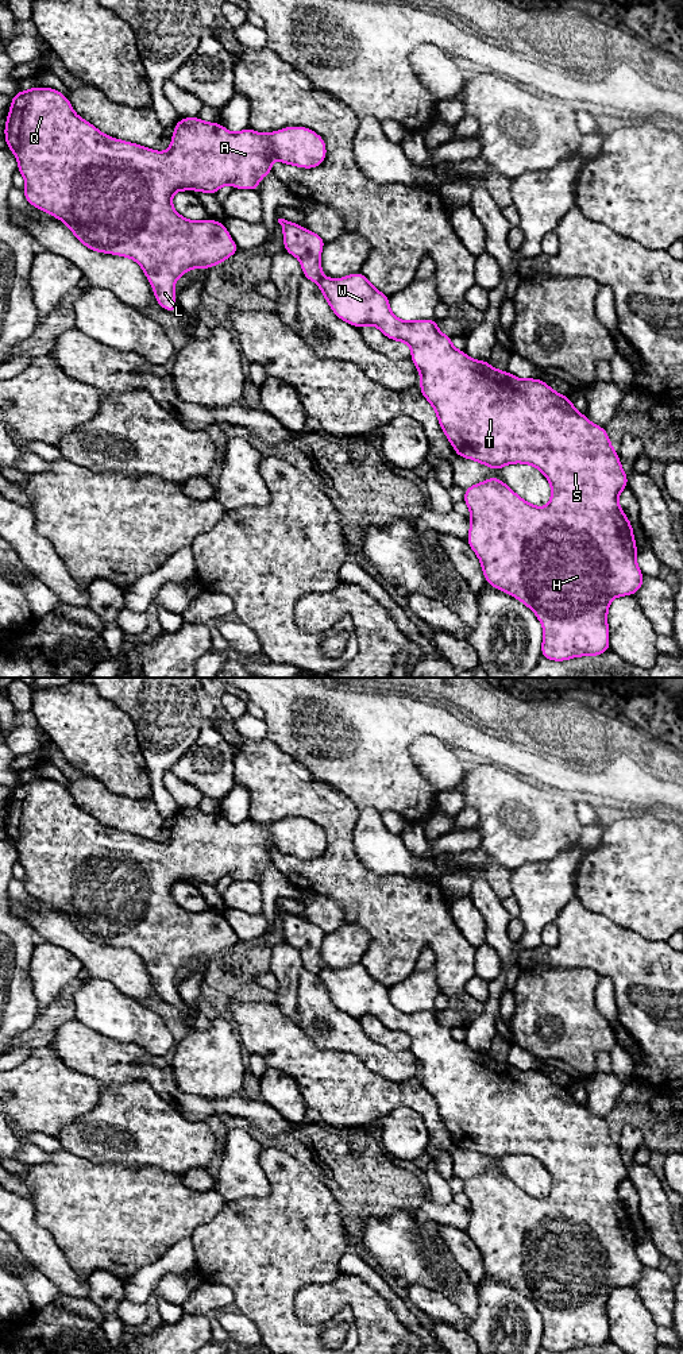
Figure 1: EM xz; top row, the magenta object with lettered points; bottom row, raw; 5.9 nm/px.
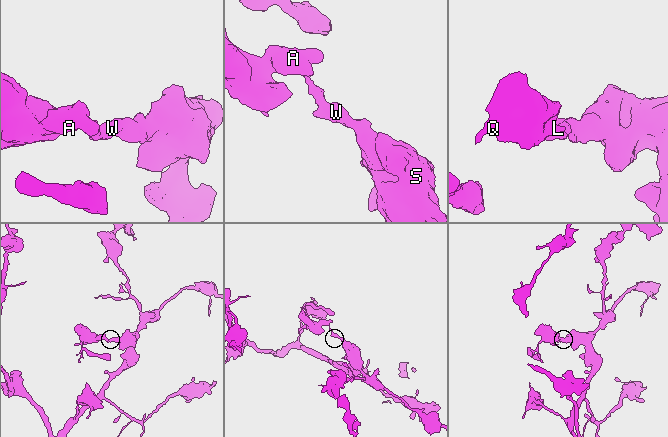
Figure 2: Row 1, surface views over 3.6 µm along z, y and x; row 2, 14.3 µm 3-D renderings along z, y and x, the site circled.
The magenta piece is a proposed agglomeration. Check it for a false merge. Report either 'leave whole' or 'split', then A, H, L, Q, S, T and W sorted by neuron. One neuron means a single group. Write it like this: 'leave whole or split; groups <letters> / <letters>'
split; groups A L Q / H S T W

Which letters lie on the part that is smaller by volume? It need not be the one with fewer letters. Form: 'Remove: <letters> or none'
Remove: A, L, Q

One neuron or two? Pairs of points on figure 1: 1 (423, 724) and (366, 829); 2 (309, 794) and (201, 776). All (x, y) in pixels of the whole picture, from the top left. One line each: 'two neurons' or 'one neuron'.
1: two neurons
2: two neurons

